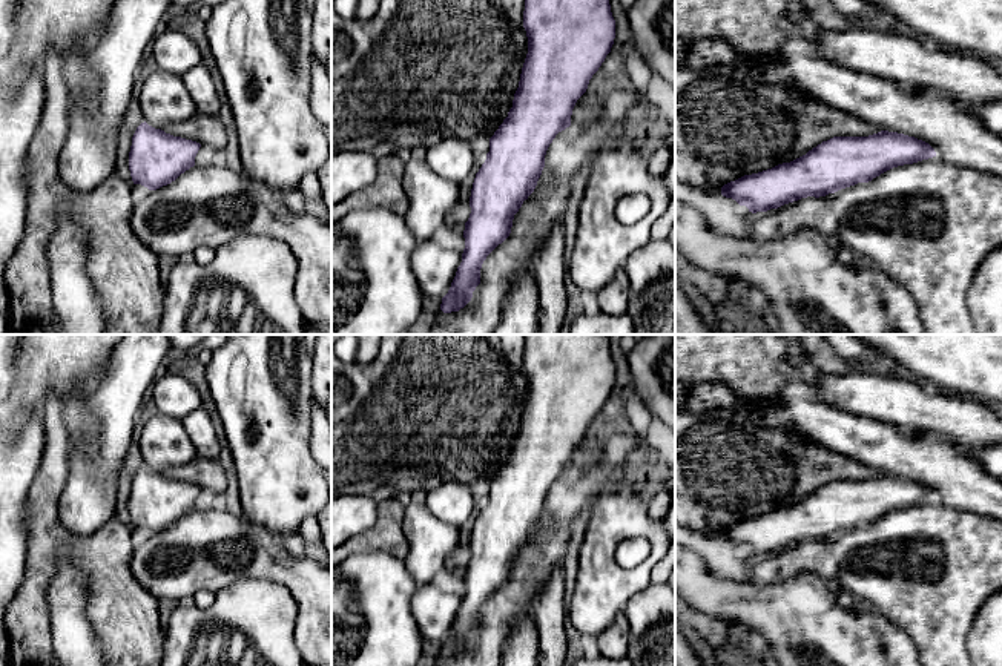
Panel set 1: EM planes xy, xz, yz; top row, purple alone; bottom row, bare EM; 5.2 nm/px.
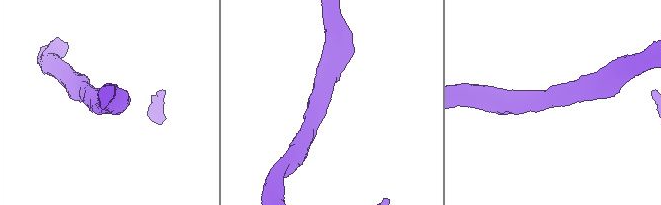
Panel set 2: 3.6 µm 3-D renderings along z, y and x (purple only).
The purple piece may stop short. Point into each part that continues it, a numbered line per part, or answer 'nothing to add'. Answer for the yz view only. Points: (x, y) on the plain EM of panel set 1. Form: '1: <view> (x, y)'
nothing to add

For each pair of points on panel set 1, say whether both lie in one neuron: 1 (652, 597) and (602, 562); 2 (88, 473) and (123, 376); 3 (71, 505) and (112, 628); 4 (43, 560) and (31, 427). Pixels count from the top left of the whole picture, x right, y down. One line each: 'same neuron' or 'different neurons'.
1: different neurons
2: same neuron
3: different neurons
4: different neurons

